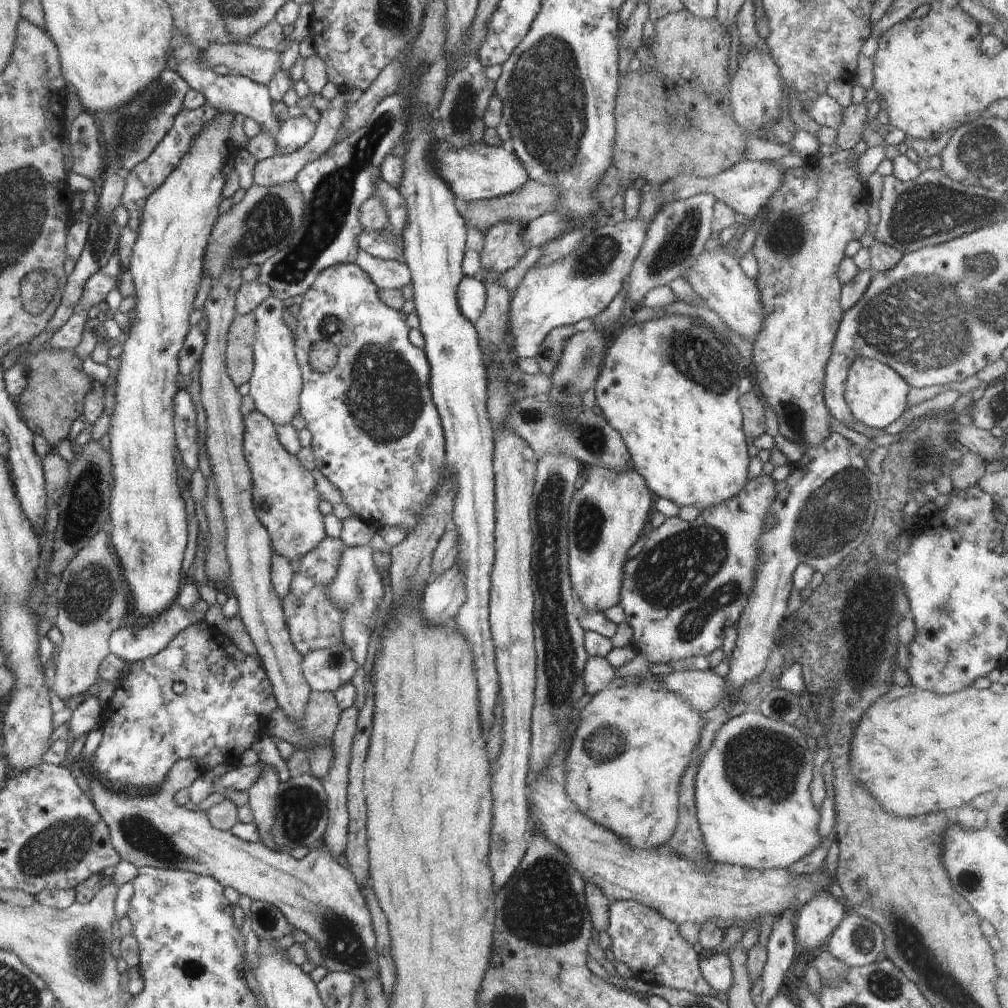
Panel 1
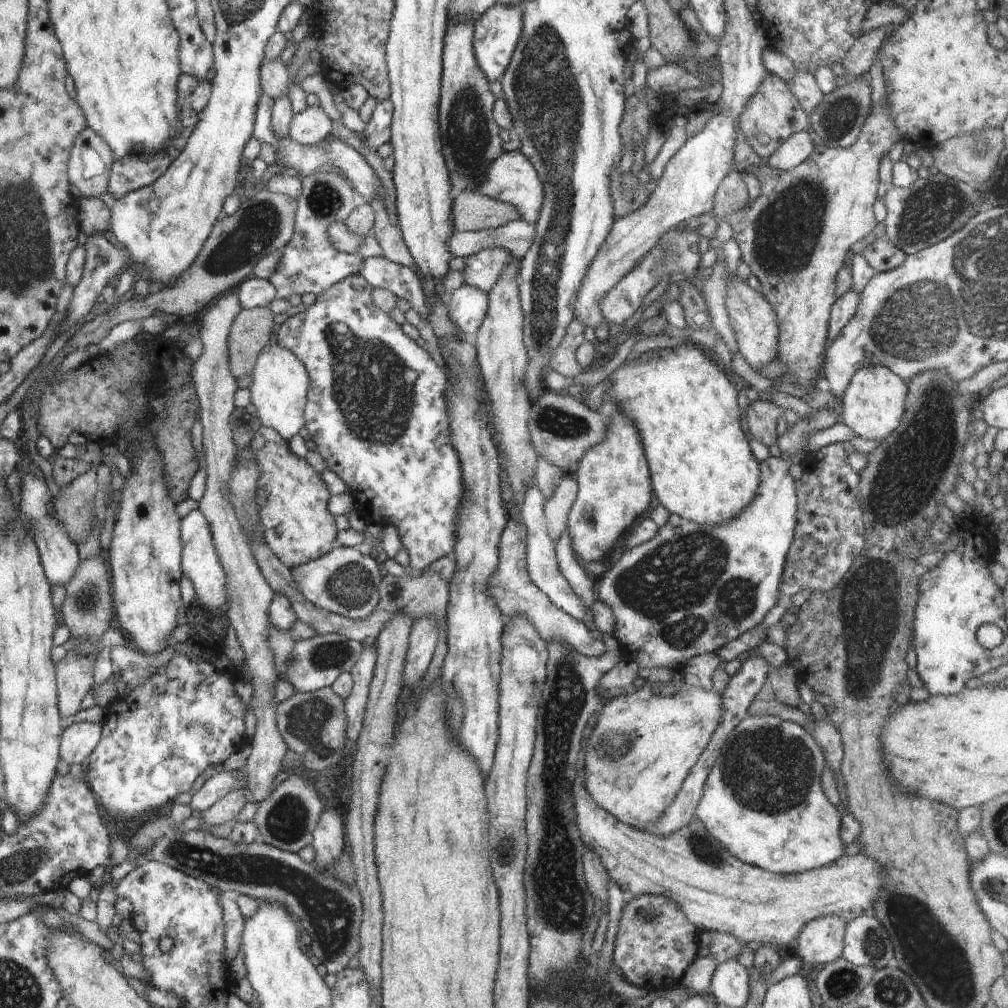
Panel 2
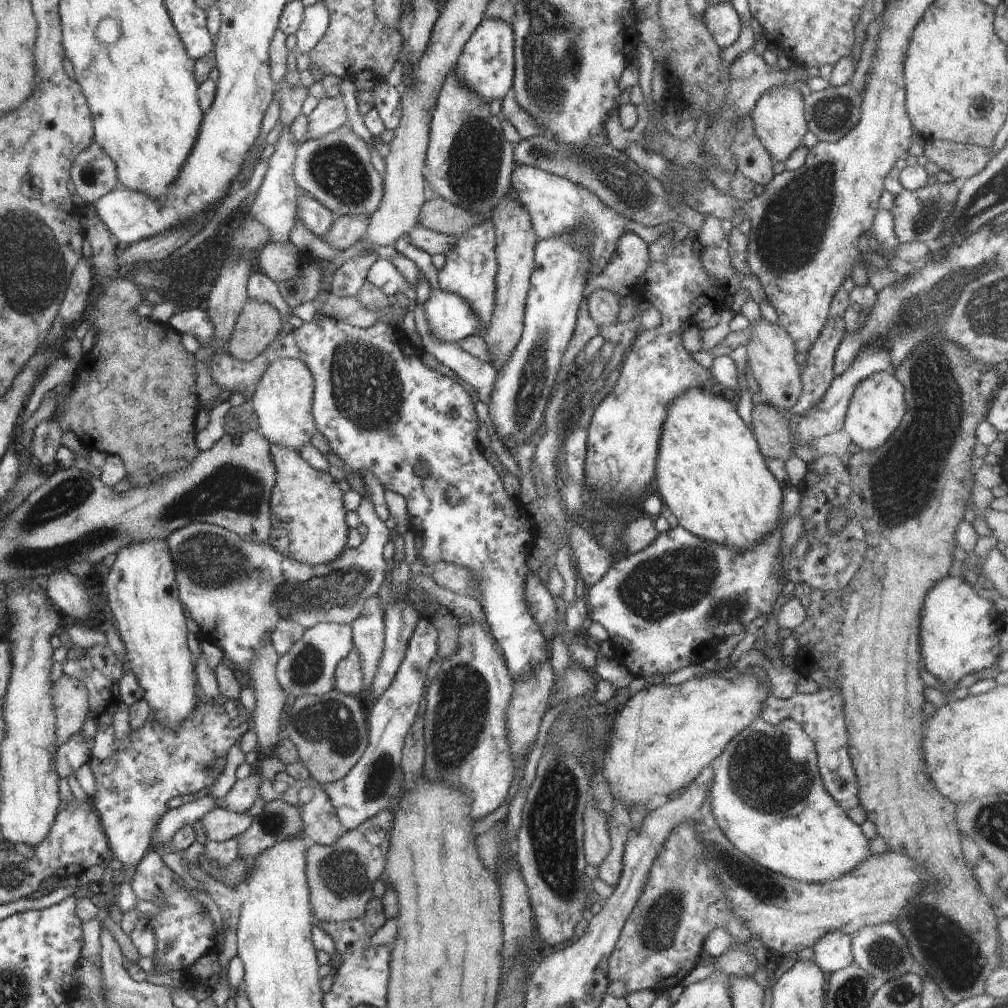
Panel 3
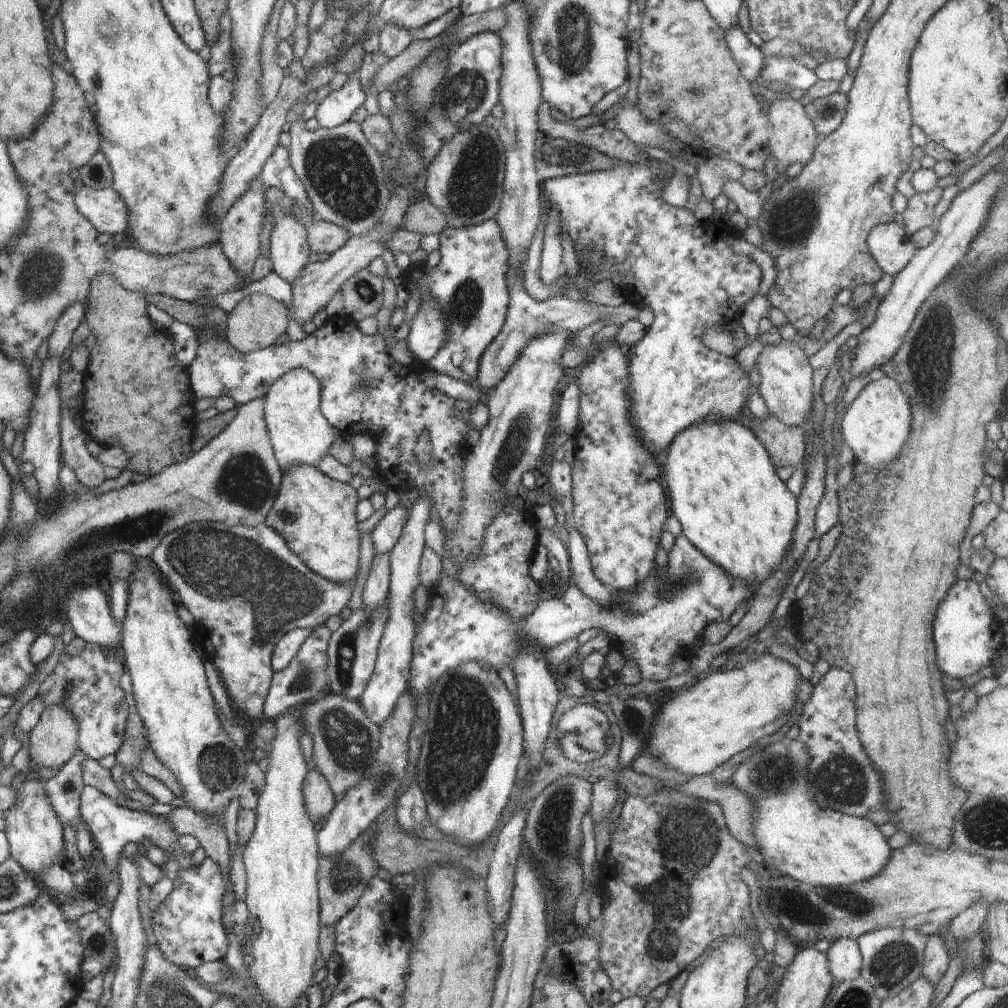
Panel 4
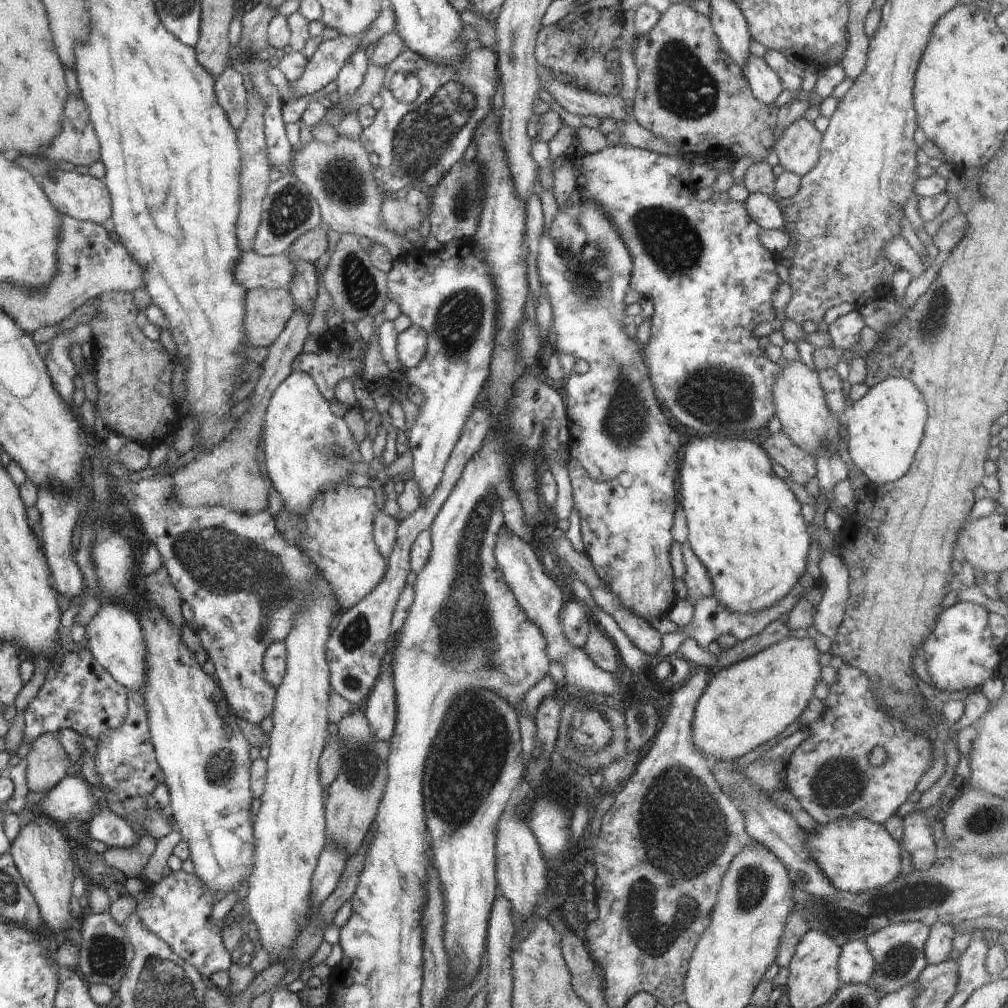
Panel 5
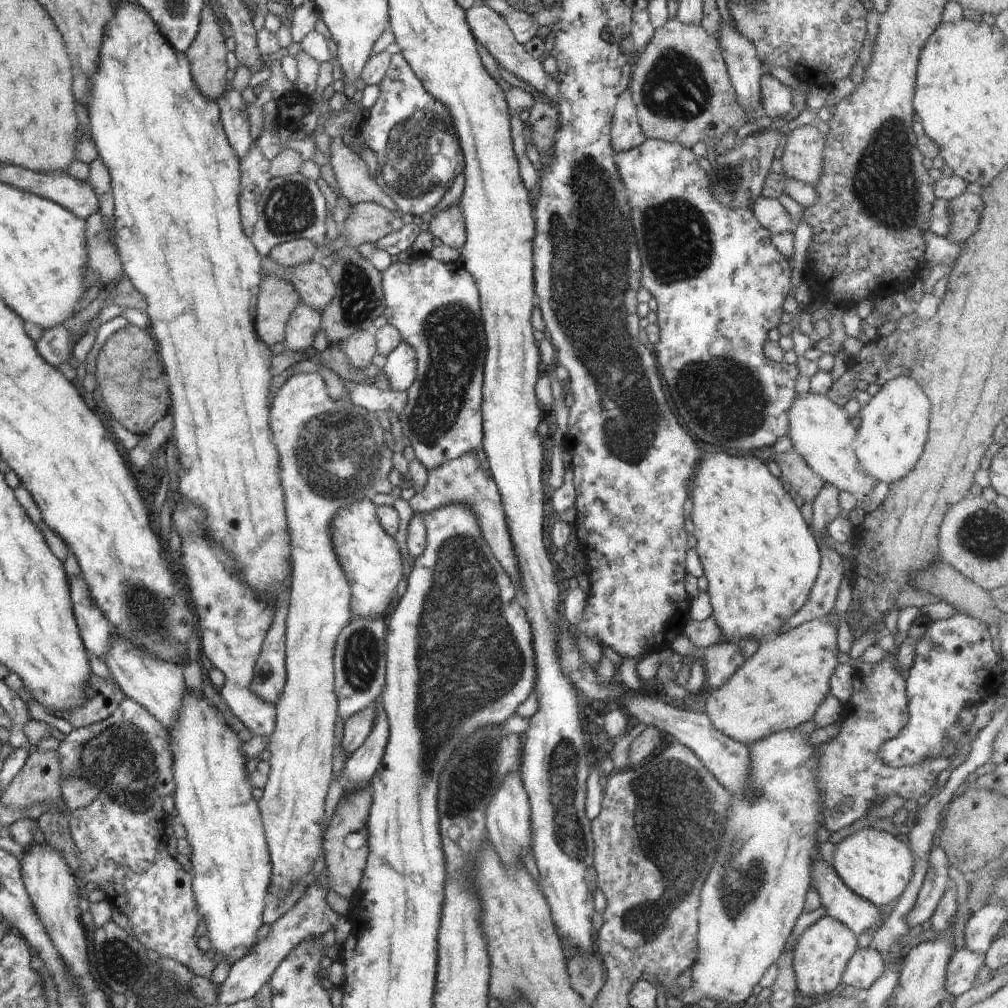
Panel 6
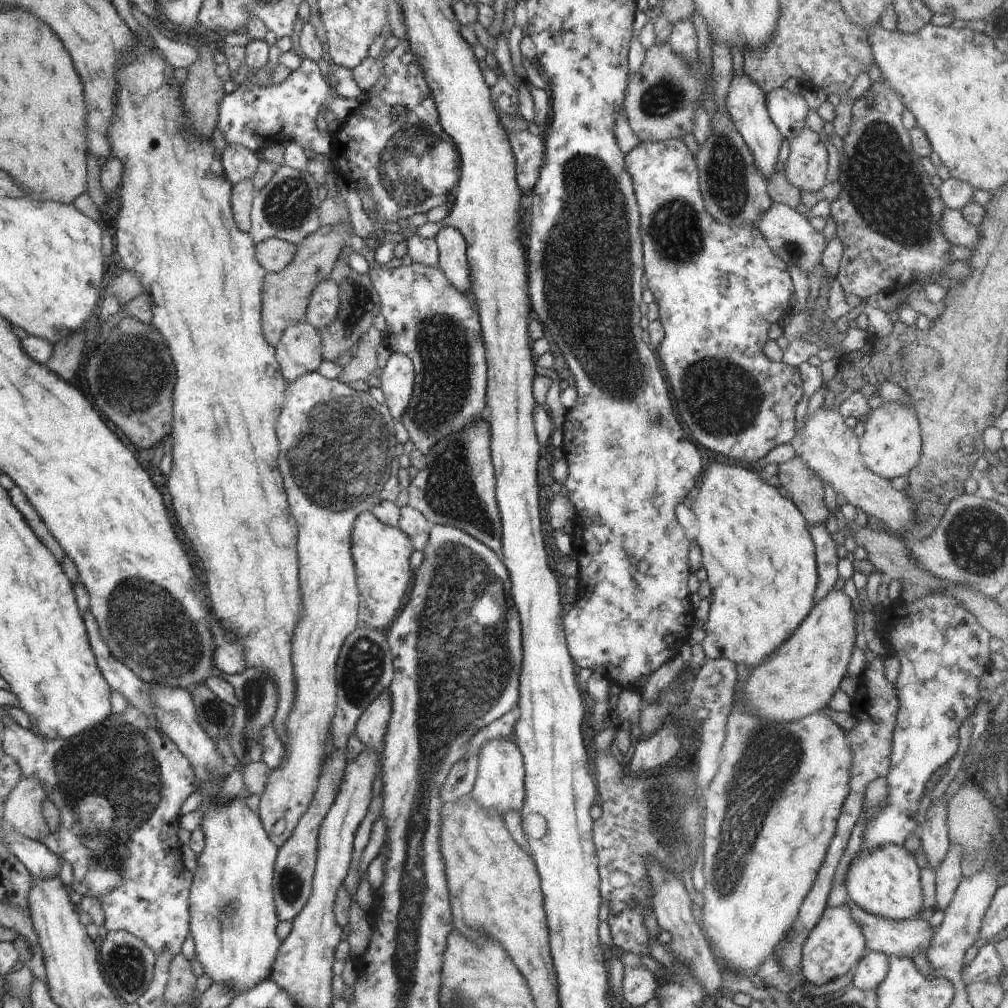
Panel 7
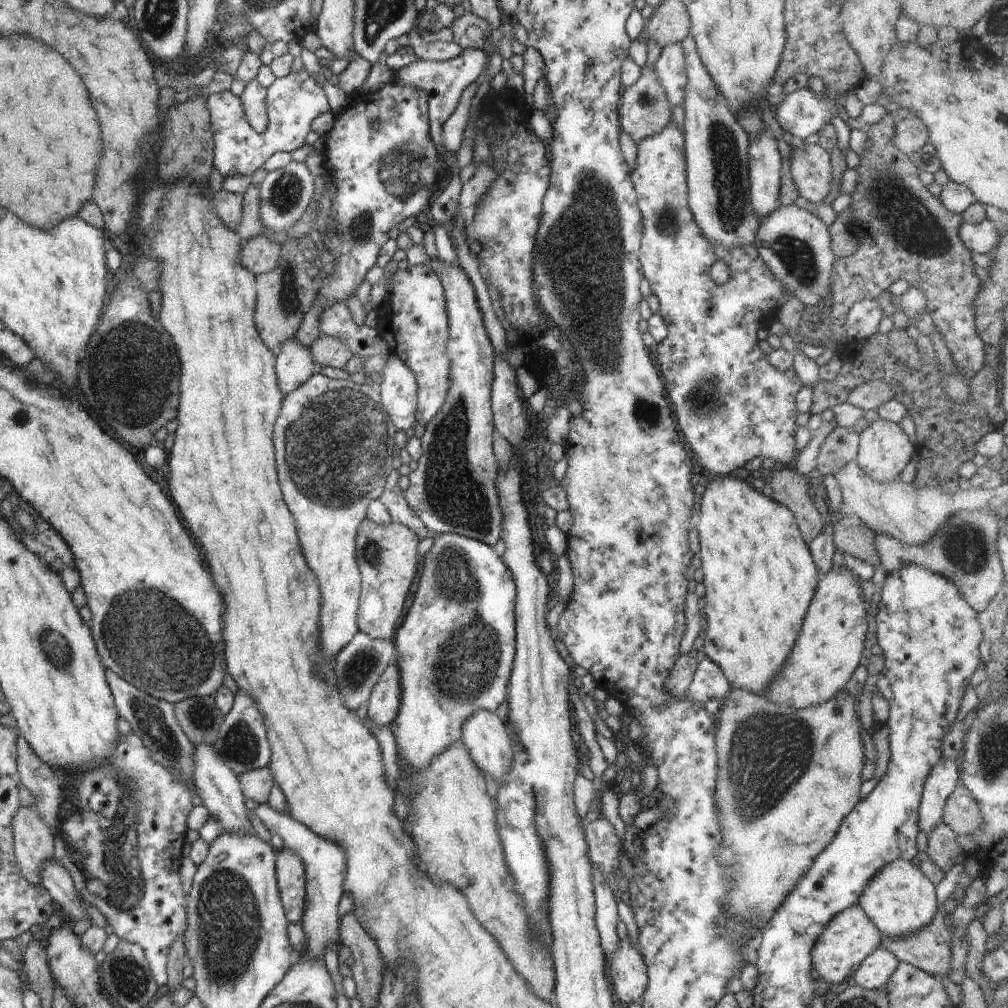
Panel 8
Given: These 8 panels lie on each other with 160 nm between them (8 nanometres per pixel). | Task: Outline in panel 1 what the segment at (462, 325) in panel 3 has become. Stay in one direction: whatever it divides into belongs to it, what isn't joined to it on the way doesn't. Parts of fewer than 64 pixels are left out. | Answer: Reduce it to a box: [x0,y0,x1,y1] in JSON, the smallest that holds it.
[457,277,487,323]

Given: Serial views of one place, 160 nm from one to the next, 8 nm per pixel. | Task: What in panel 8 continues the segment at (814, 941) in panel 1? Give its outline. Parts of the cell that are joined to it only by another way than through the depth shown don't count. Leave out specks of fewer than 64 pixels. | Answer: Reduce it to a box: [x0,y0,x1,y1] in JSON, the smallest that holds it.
[853,947,899,990]

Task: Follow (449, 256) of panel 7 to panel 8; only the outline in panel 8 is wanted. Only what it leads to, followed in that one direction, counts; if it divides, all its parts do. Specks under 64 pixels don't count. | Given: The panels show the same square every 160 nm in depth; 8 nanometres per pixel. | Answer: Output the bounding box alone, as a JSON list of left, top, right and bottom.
[403,257,503,547]

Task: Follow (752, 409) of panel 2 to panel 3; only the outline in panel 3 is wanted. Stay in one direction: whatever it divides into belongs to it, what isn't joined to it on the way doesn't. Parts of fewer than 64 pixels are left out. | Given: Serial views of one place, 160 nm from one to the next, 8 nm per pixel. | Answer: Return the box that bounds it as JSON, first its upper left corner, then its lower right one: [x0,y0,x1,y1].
[751,401,795,462]

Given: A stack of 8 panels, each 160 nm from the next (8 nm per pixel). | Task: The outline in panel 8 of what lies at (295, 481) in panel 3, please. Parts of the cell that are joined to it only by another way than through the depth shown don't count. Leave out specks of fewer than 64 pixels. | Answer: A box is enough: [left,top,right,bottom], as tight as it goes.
[355,518,420,642]

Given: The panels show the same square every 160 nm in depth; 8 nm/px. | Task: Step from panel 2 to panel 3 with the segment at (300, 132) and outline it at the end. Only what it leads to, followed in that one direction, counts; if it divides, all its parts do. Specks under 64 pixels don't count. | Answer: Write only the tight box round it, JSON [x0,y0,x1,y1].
[306,96,348,138]

